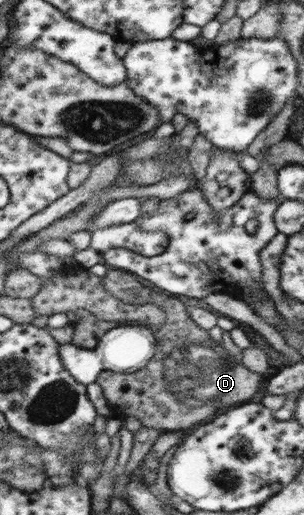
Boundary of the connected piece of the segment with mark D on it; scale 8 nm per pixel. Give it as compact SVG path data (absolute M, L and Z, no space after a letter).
M158 295L156 305L160 305L159 308L164 310L166 314L166 319L160 325L150 324L145 320L104 321L86 309L75 311L80 321L74 325L74 335L71 342L81 348L94 348L107 331L118 326L146 326L155 335L158 348L142 369L132 373L106 370L97 377L95 382L103 389L106 401L110 404L110 412L114 416L122 418L126 415L134 415L134 419L141 420L142 427L156 428L160 433L182 431L182 429L186 432L186 427L198 427L198 423L206 423L206 421L214 419L214 415L228 411L228 409L234 409L236 405L248 402L256 395L263 380L262 374L250 371L241 363L236 362L224 350L222 343L212 340L208 330L202 329L191 319L188 307L184 307L184 303L180 299L174 299L168 295Z

